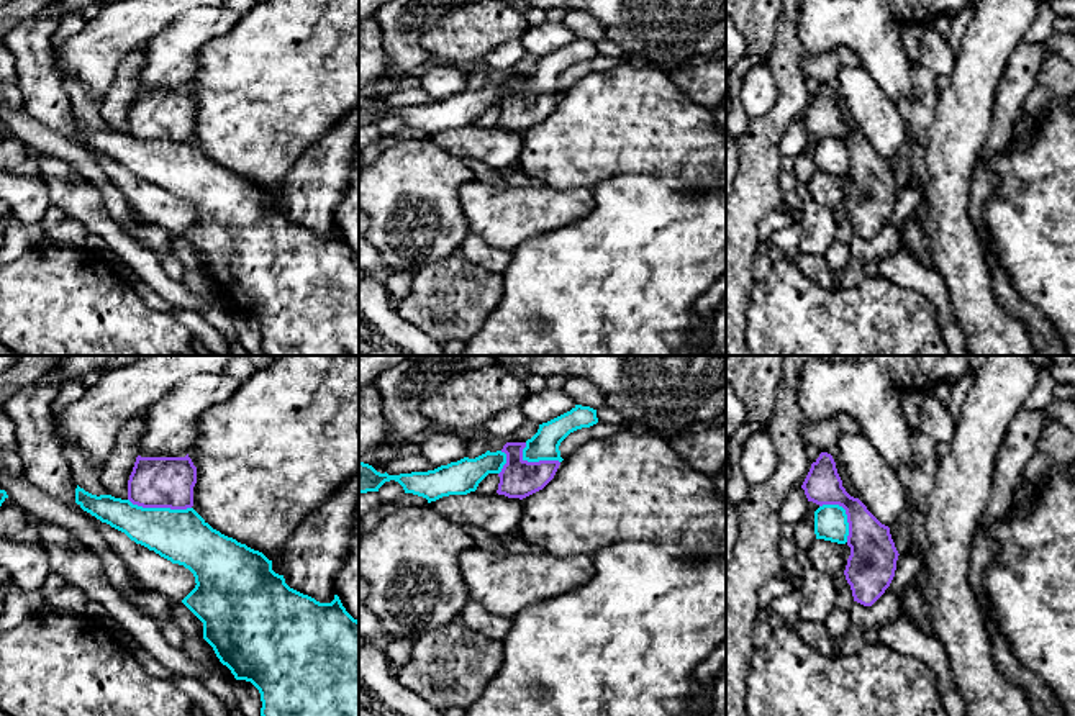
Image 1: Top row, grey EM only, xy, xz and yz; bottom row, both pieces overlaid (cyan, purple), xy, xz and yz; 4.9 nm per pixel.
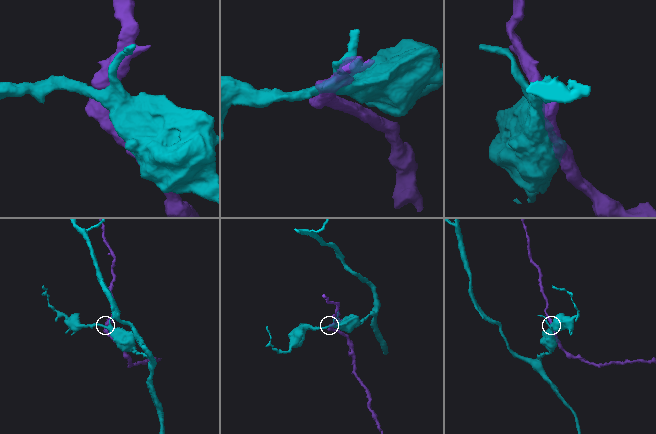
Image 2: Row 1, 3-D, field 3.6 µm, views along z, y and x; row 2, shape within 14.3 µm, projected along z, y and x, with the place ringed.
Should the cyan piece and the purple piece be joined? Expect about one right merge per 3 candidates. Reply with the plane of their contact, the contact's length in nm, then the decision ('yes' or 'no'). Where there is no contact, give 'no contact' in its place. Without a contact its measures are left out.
contact in xy; length 320 nm; no

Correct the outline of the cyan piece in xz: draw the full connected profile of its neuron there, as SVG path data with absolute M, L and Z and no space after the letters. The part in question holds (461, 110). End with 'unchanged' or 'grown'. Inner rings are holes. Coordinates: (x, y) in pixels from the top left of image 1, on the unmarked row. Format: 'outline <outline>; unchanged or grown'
outline M487 84L475 92L464 90L434 103L400 108L380 106L372 98L359 95L359 128L379 125L385 115L395 113L405 126L423 129L431 136L442 129L475 125L488 106L500 106L505 97L506 87L501 84Z; unchanged

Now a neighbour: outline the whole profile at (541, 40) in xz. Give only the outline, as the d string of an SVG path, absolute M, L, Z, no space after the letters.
M546 20L541 25L528 26L519 41L526 52L542 57L570 44L575 38L562 21Z

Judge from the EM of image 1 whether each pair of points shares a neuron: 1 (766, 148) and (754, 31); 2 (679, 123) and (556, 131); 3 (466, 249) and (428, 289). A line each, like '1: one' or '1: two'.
1: two
2: one
3: two

